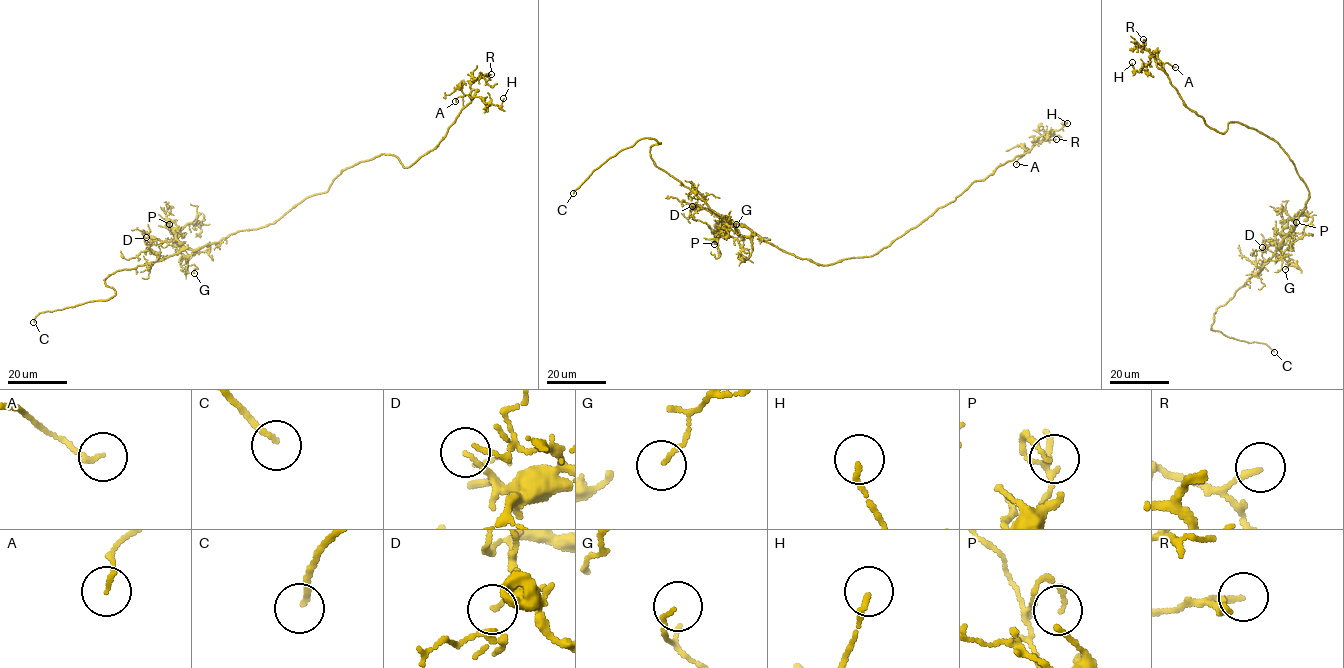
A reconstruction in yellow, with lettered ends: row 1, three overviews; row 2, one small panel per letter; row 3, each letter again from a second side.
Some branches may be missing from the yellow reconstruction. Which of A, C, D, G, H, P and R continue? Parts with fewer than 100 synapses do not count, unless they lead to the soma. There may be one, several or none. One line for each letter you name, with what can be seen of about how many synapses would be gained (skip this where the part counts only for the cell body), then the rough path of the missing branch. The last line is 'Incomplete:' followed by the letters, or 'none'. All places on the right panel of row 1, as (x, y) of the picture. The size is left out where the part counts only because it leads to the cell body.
Incomplete: C

